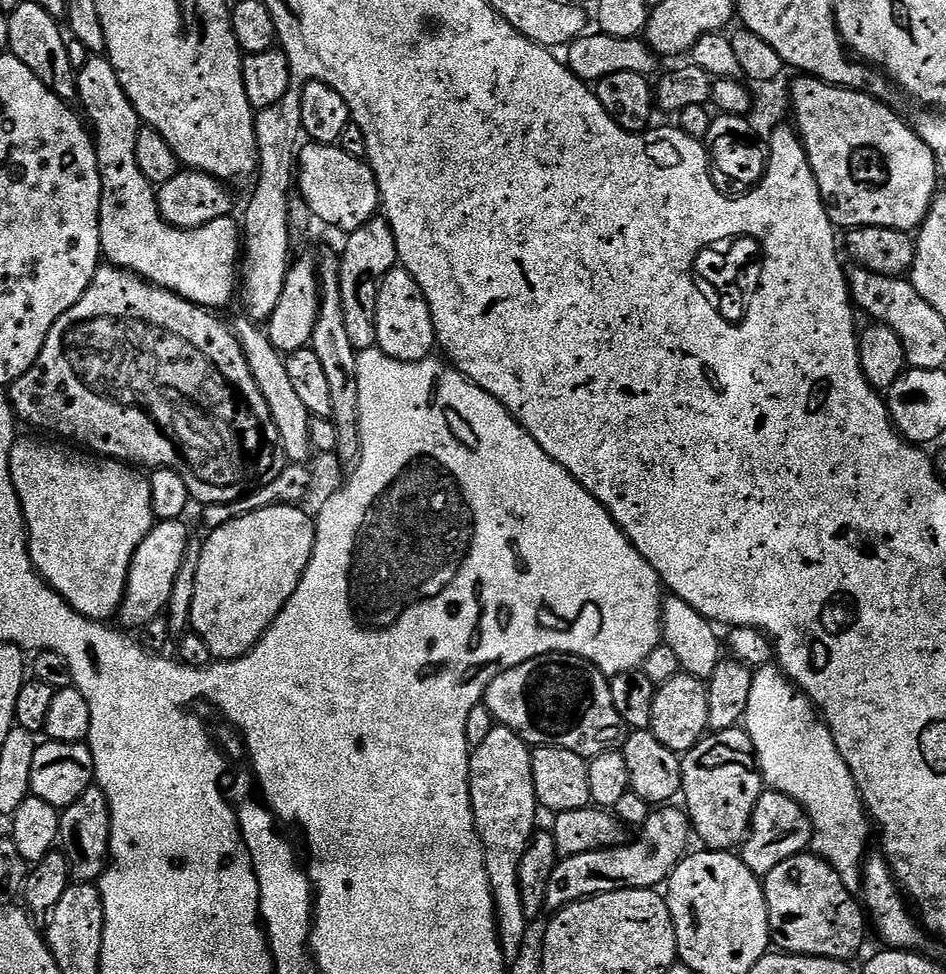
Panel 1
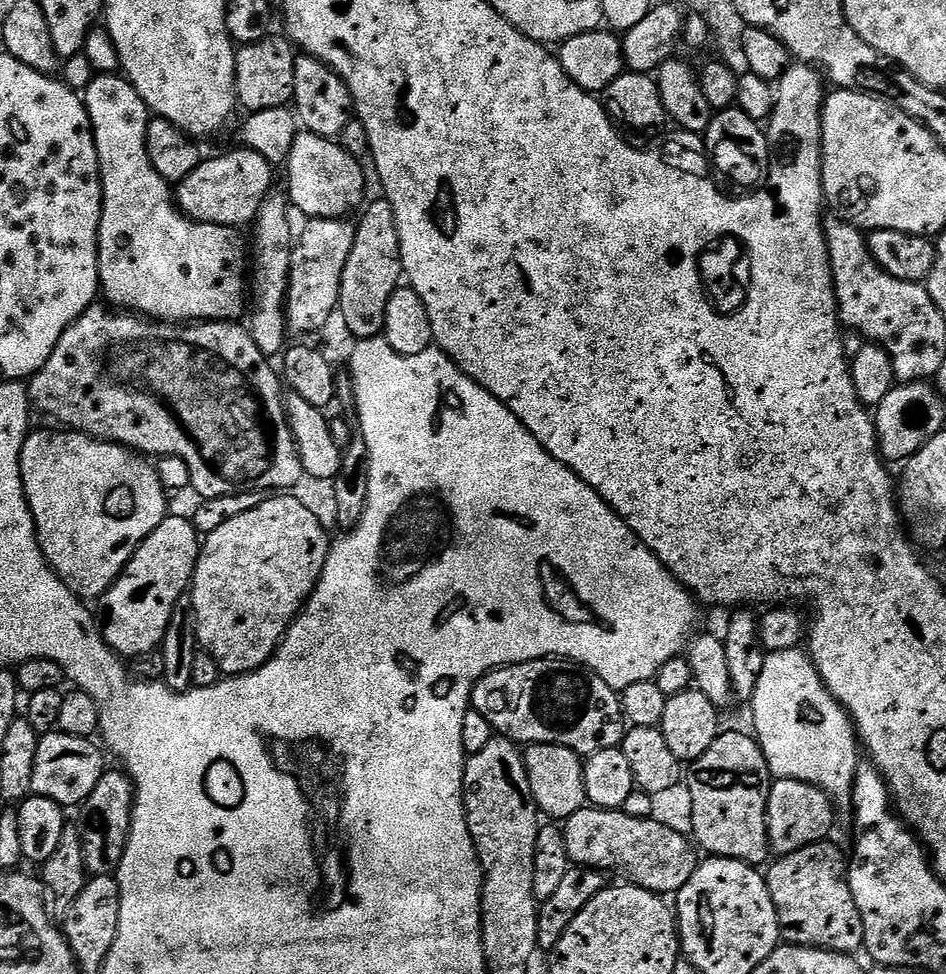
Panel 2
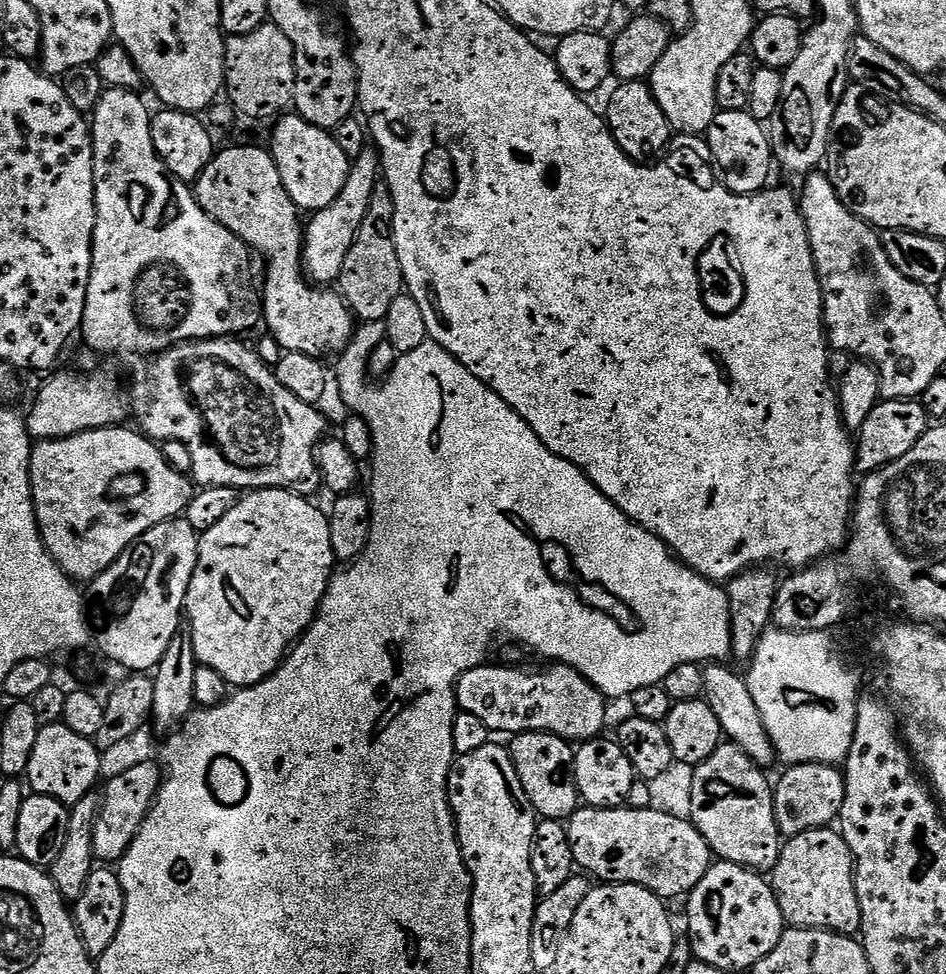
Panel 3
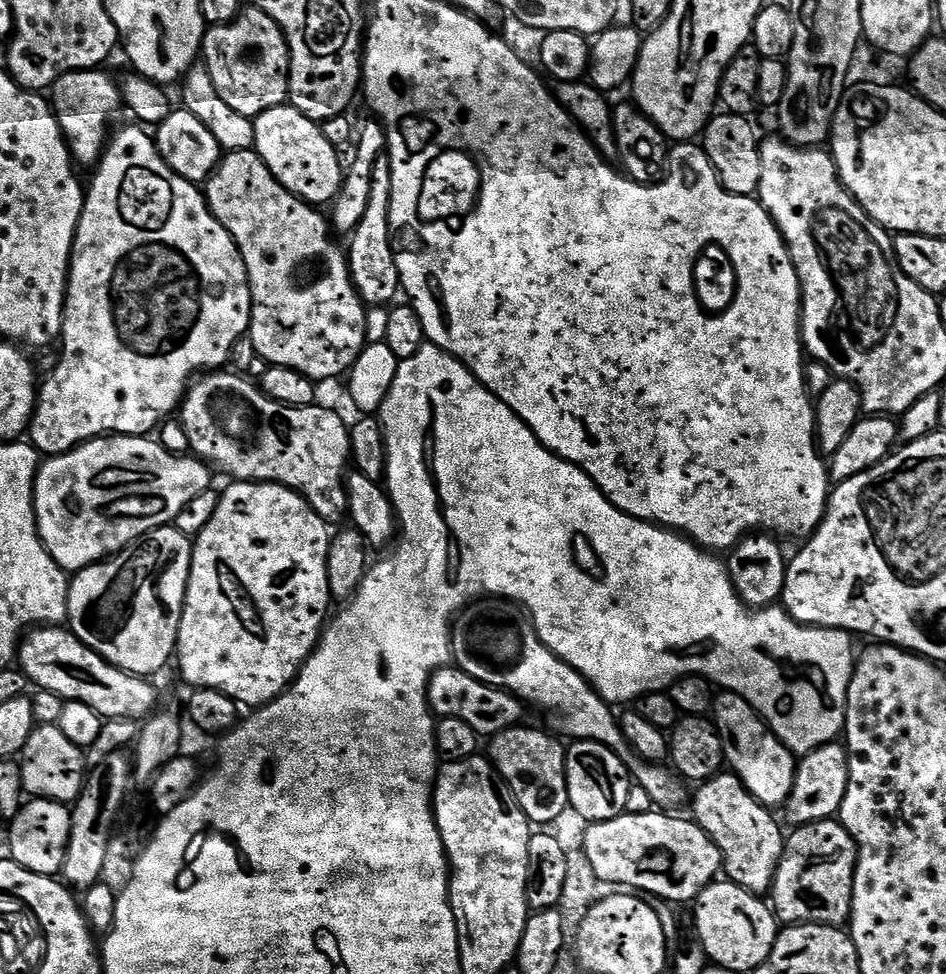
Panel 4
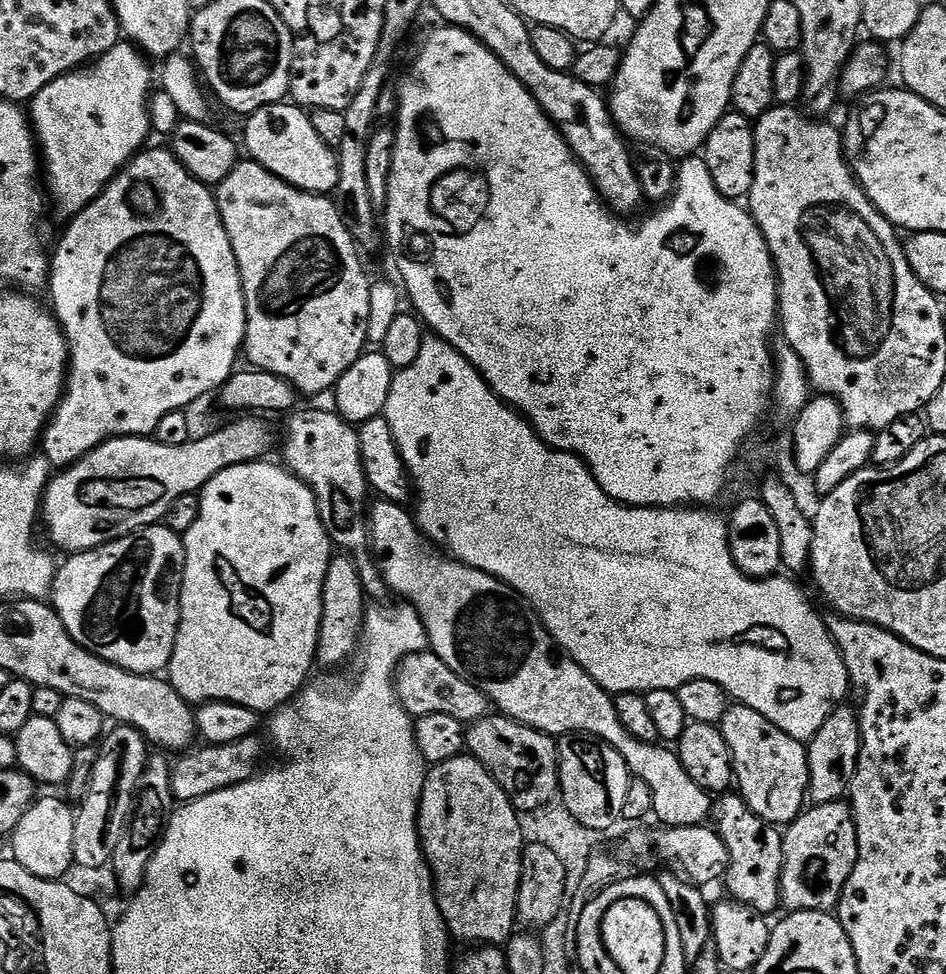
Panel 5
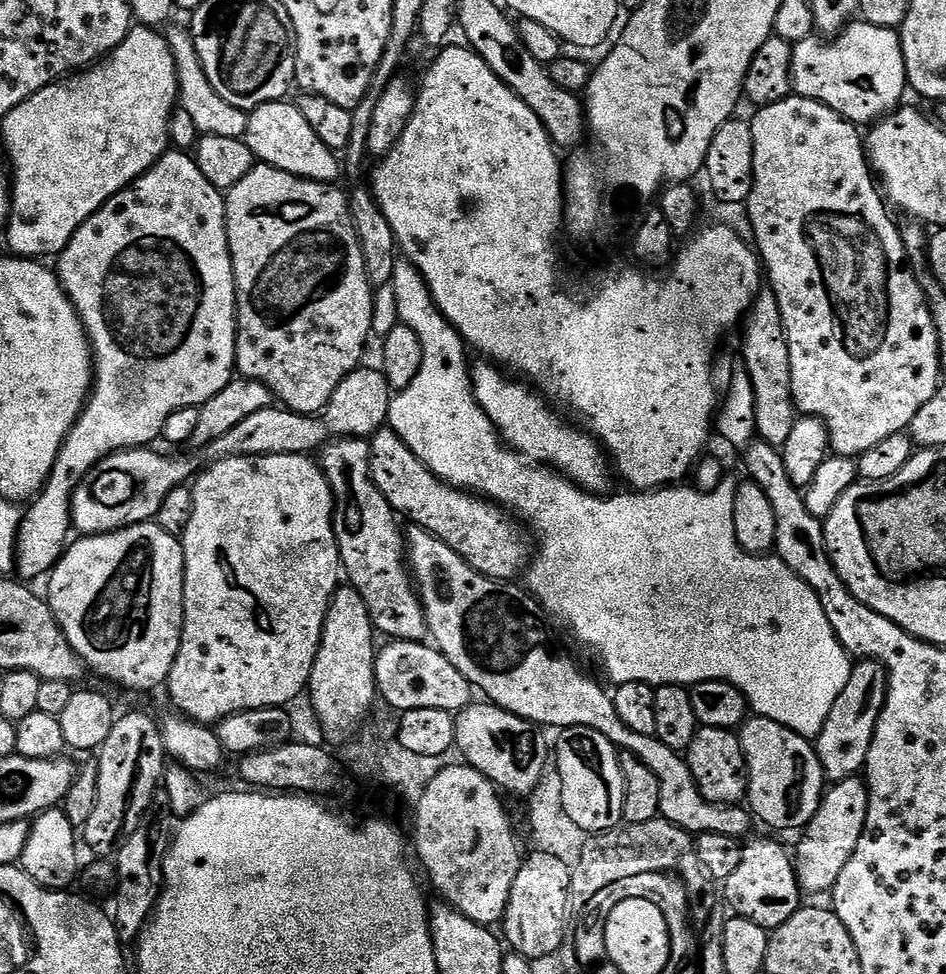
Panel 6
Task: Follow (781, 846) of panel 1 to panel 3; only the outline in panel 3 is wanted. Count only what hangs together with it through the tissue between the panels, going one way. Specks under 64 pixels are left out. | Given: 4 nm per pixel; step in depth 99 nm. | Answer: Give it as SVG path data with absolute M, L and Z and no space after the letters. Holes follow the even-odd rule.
M794 764L783 770L780 781L775 781L772 794L781 837L791 838L815 828L835 825L844 801L843 771L828 764Z

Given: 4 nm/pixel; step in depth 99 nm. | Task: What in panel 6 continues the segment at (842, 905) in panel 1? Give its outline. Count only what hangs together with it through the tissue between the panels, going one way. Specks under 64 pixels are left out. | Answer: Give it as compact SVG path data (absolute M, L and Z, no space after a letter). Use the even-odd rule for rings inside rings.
M859 775L837 780L825 791L814 818L802 830L804 837L796 852L794 848L796 877L805 893L831 893L838 882L838 874L842 874L846 862L850 862L850 854L854 854L858 846L858 838L862 838L867 813L868 786Z

